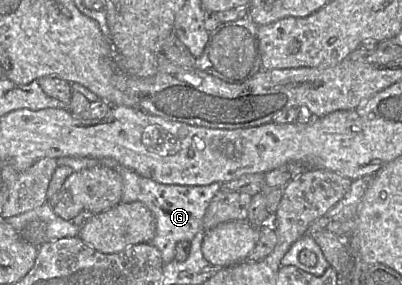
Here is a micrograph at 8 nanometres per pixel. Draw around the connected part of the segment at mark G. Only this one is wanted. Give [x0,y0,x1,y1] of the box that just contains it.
[57,157,220,264]

